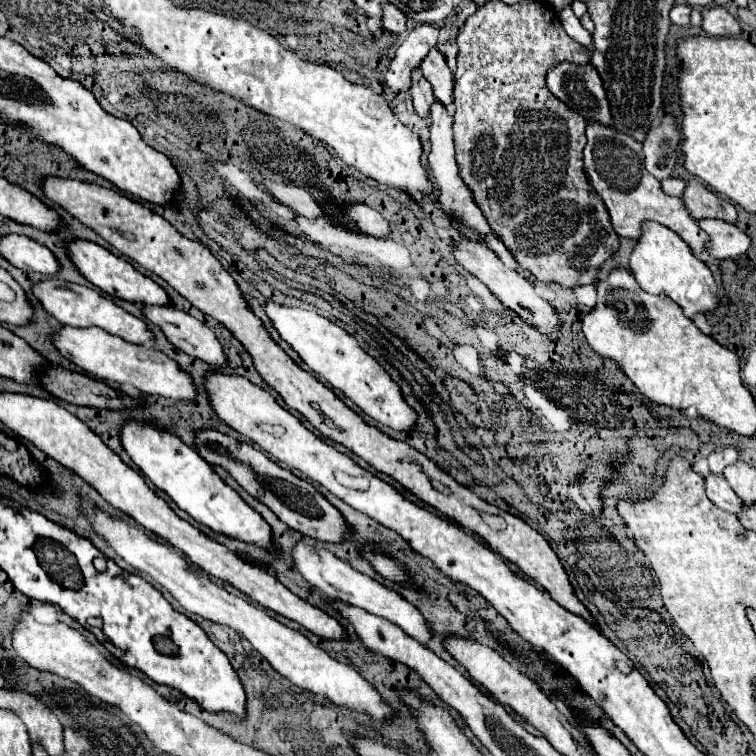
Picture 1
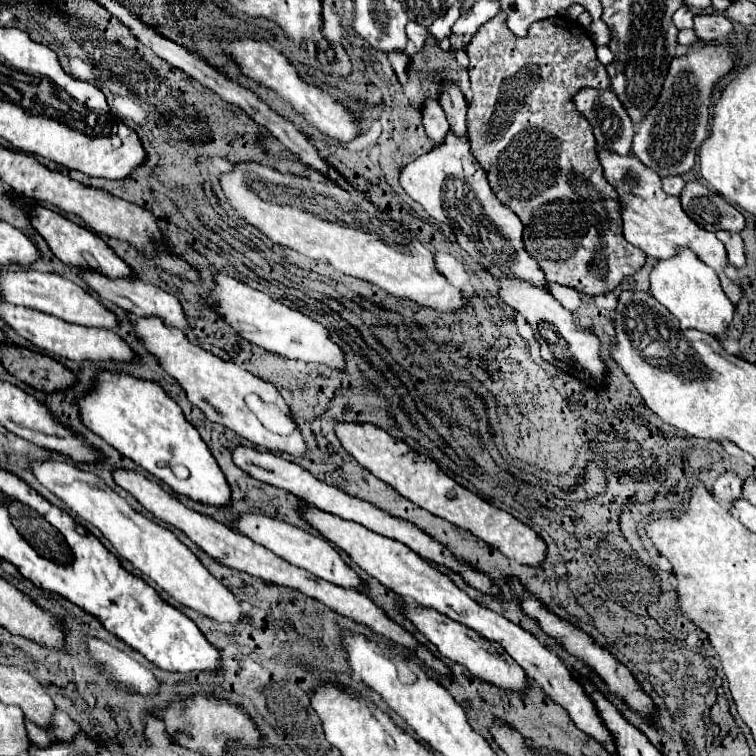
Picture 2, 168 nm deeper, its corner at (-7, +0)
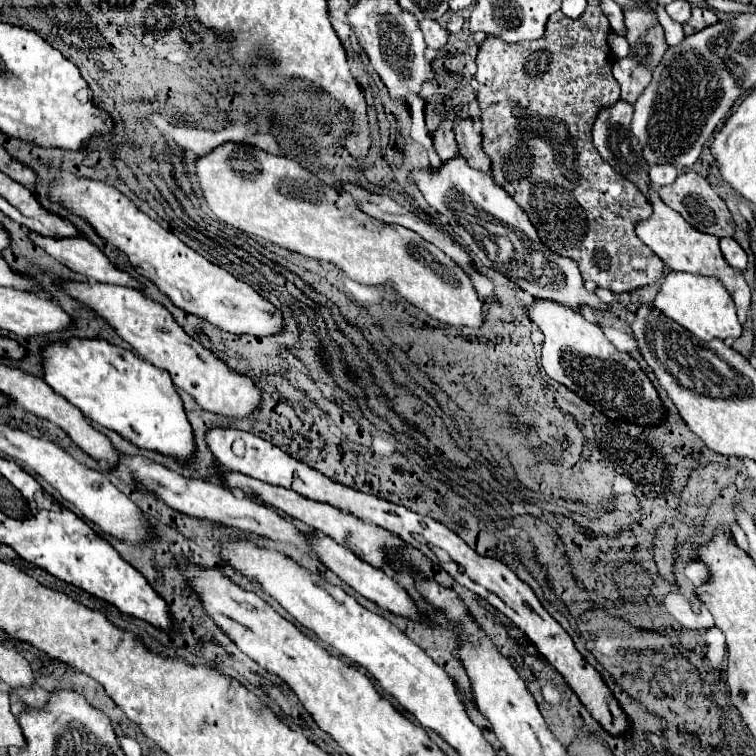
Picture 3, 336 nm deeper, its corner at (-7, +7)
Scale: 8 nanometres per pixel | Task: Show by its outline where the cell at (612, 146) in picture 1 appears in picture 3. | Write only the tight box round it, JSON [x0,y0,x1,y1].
[635,187,751,323]

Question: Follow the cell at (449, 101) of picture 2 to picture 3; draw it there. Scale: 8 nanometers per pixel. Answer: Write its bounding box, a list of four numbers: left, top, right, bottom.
[453,117,491,173]

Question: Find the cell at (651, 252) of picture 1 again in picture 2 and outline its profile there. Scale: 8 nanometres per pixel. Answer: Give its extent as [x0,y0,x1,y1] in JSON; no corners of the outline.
[649,250,733,336]

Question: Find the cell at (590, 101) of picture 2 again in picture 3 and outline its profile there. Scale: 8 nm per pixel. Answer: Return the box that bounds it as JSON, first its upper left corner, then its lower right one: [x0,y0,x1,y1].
[593,99,651,195]

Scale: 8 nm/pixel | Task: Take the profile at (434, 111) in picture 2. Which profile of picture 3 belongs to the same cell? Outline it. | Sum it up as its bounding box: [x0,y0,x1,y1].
[433,121,459,161]

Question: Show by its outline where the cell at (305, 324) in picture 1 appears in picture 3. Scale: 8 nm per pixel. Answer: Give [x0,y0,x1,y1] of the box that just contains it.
[49,173,285,337]

